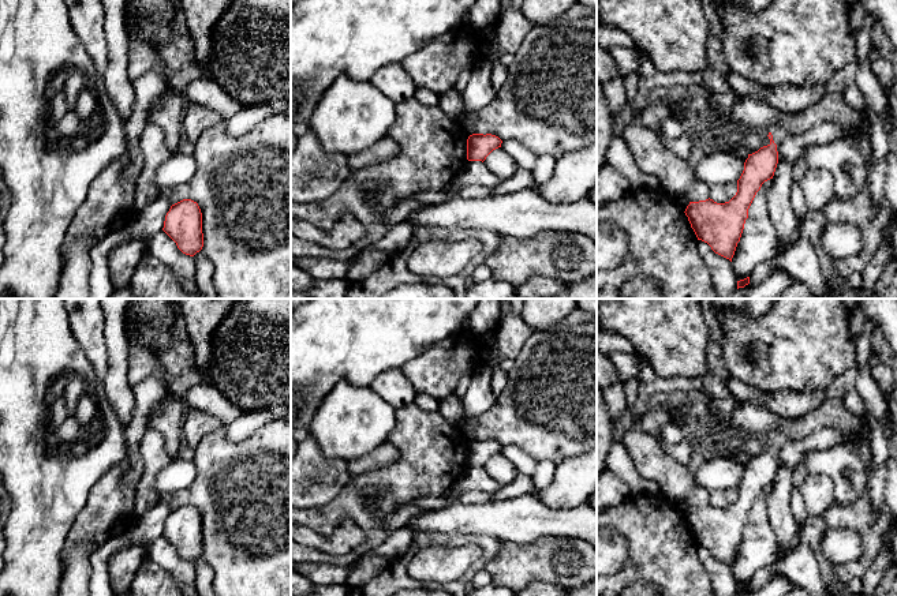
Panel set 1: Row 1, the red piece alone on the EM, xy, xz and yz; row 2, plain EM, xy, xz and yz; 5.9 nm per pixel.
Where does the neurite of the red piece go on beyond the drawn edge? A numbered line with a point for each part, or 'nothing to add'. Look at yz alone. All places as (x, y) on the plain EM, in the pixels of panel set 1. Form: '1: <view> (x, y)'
1: yz (677, 483)

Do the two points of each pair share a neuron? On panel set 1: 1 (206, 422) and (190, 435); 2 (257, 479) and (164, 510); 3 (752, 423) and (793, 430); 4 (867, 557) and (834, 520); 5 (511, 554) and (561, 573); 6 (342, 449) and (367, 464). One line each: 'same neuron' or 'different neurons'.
1: same neuron
2: different neurons
3: same neuron
4: same neuron
5: same neuron
6: different neurons

